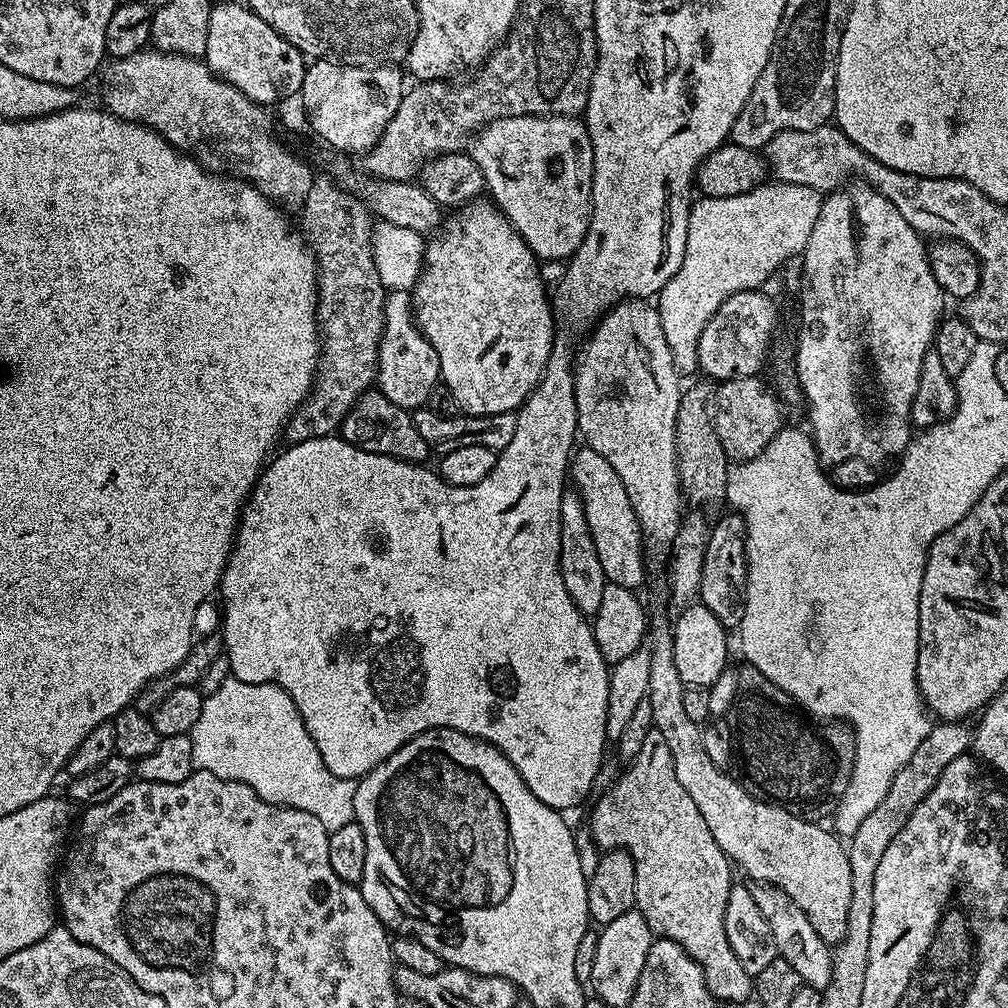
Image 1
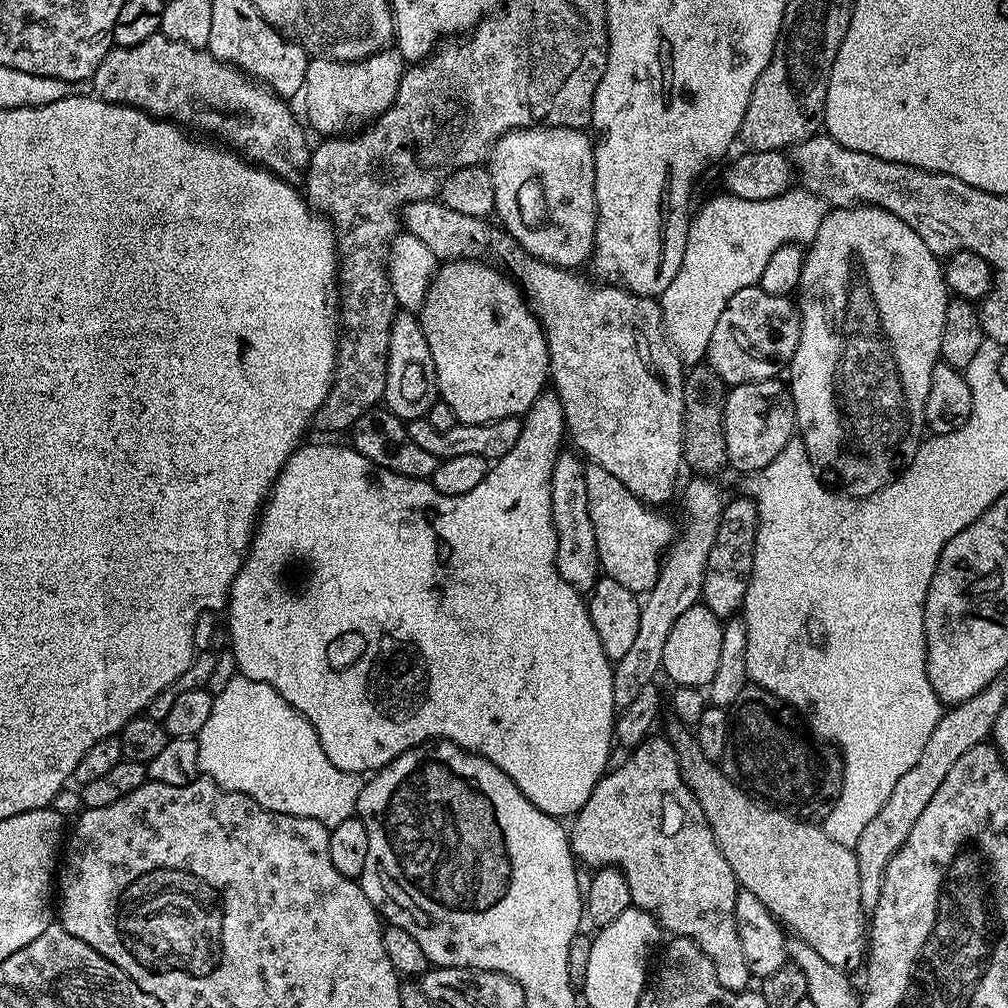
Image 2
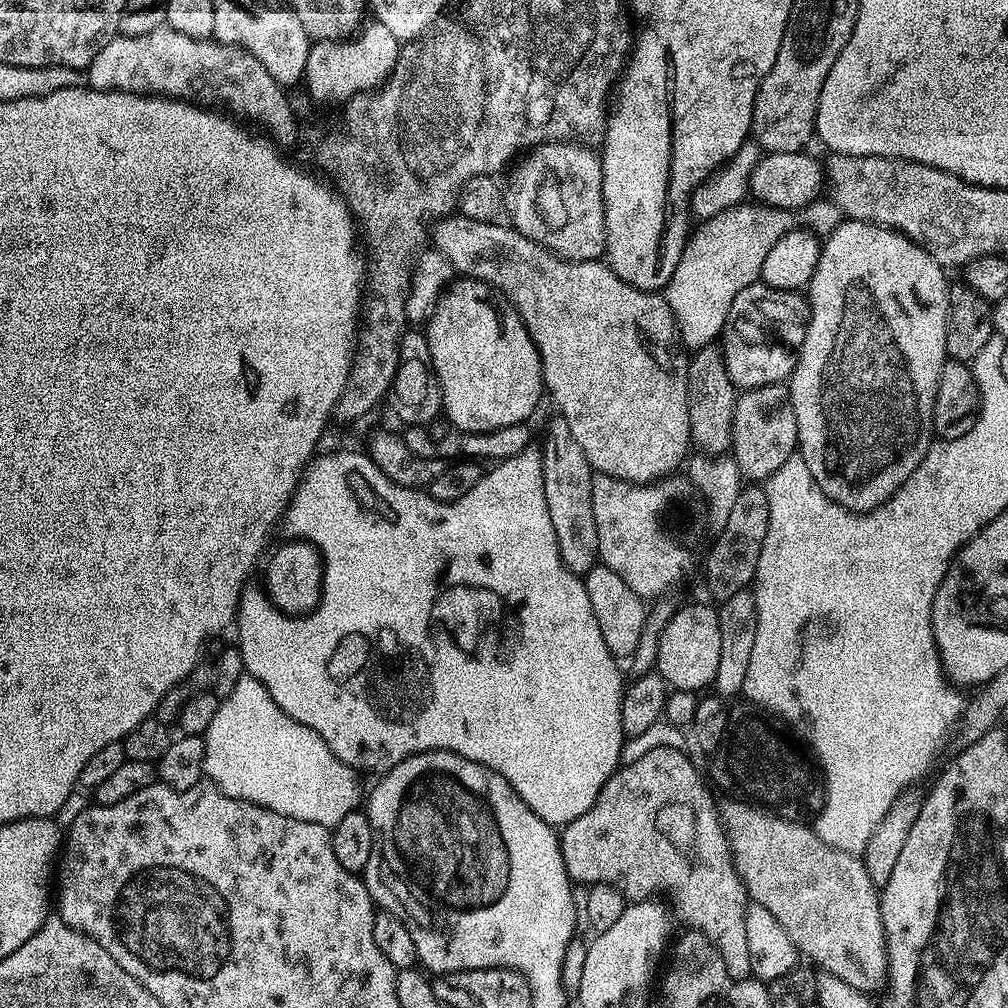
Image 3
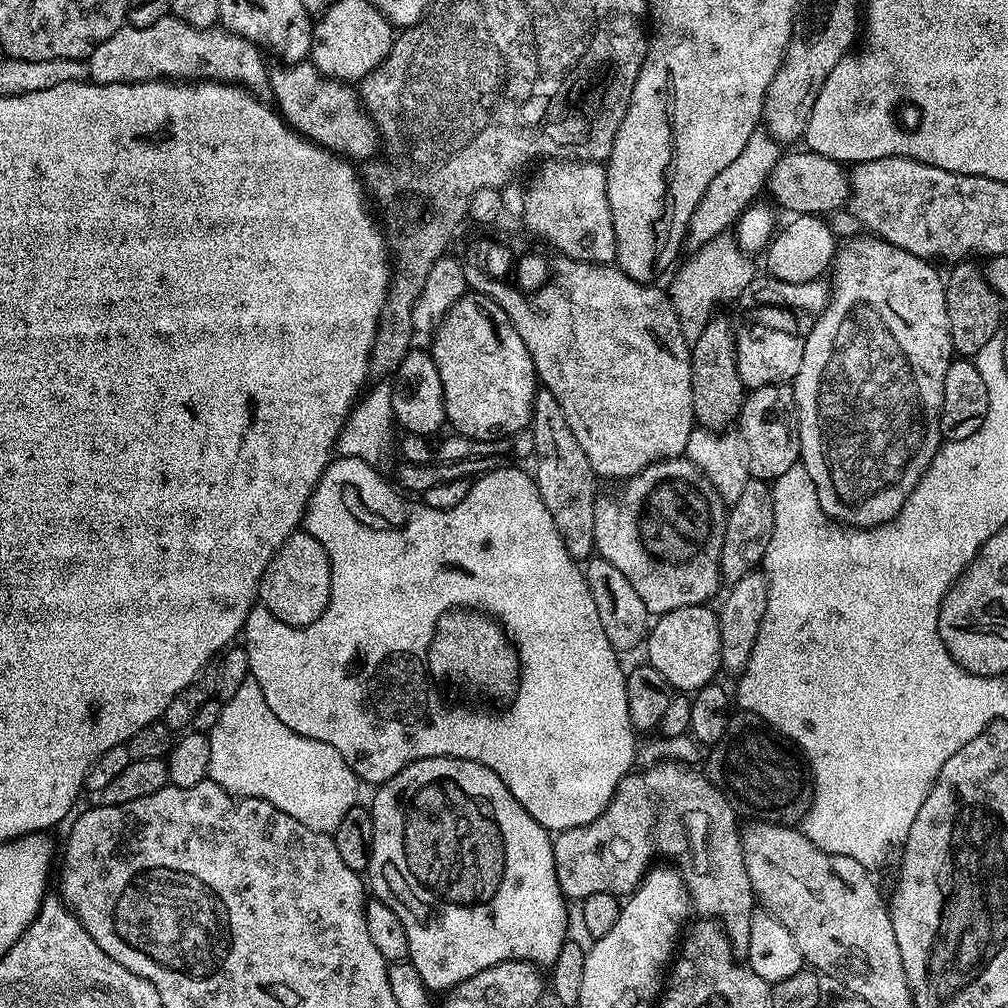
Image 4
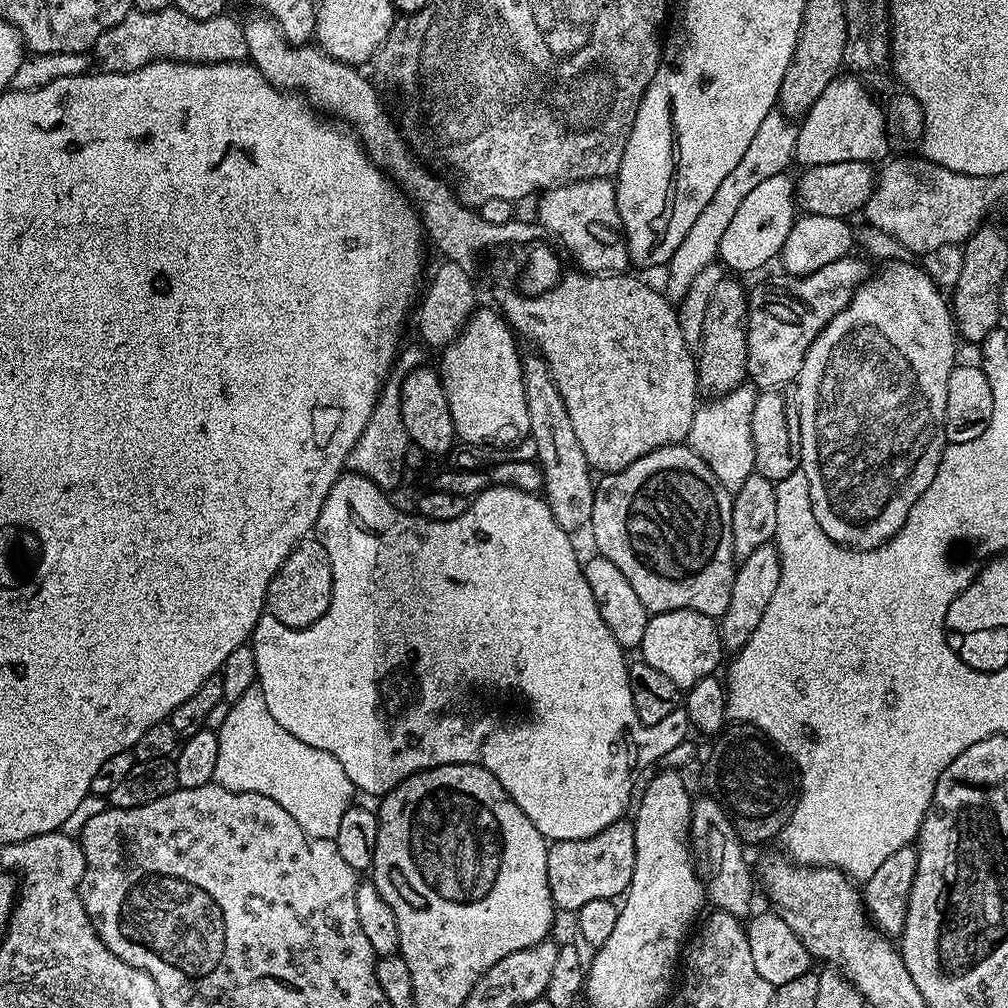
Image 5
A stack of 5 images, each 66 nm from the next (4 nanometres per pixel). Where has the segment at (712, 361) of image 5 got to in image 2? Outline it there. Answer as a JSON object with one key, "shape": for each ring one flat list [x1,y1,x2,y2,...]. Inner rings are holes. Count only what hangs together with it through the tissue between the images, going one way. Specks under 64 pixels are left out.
{"shape":[[701,362,687,369,684,378,684,464,692,467,696,474,716,474,719,468,729,467,726,454,726,434,724,433,724,398,726,385,723,378,707,363]]}

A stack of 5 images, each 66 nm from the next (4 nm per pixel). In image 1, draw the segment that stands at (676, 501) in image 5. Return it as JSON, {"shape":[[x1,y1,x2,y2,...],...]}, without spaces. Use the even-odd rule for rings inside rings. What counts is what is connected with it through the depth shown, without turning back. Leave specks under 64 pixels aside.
{"shape":[[580,446,572,454,570,480,576,483,573,484,575,491,582,498,586,522,590,522,590,534,594,538,594,546,598,546,598,558,608,583,639,589,639,584,644,580,646,545,644,533,640,531,640,523,634,514,634,506,626,494,626,486,622,486,622,478,614,474,614,466,610,466,610,462,606,462,598,450]]}

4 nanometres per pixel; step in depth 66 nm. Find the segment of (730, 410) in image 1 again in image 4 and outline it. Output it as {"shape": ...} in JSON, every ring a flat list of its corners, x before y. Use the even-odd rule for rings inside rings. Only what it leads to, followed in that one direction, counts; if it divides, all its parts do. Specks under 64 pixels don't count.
{"shape":[[788,384,753,388,744,397,738,431,748,451,748,474,754,480,776,480,800,458,800,430,796,422,796,400]]}

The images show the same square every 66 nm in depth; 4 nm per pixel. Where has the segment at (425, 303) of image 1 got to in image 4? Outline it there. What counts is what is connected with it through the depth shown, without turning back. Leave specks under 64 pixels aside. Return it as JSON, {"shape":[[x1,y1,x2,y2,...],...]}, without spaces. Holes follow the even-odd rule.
{"shape":[[476,290,471,294,466,294,460,299,451,311,444,316,444,321,436,327,434,335,431,337,432,345,430,351,434,358,434,366,438,366,438,378,442,378,442,394,444,395,444,415,449,425,453,424,455,431,461,436,468,436,472,440,498,440,502,436,513,436,516,432,525,431,532,422,532,407,534,398,538,391,538,381,536,378,536,367,530,358,530,350,526,350,526,342,522,342,522,334,518,334,516,324,511,316,498,301,491,296]]}

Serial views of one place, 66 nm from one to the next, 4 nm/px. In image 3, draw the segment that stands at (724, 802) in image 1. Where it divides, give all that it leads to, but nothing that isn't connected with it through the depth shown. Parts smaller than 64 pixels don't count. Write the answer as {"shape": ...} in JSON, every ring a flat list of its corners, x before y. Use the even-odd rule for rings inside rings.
{"shape":[[728,798,725,800,728,801,725,804,723,801,718,808,720,823,724,826,724,833,732,851,732,861,742,878,744,888,748,891,749,901,754,904,766,906,766,910,770,910,770,914,774,914,774,918,778,918,782,930,786,930,786,934,790,934,797,953,801,957,809,956,813,960,811,963,817,969,834,974,834,978,842,978,842,982,846,982,849,986,854,986,854,990,858,990,859,992,876,994,876,991,878,991,877,993,879,993,885,987,888,978,888,947,886,946,884,927,882,926,882,914,880,913,880,892,878,891,877,885,872,883,863,859,859,855,851,852,843,852,826,842,822,842,822,838,818,838,818,834,809,825,807,828,806,825,800,824,804,822,785,820,783,816,778,816,776,813,767,811,747,800,739,798]]}

